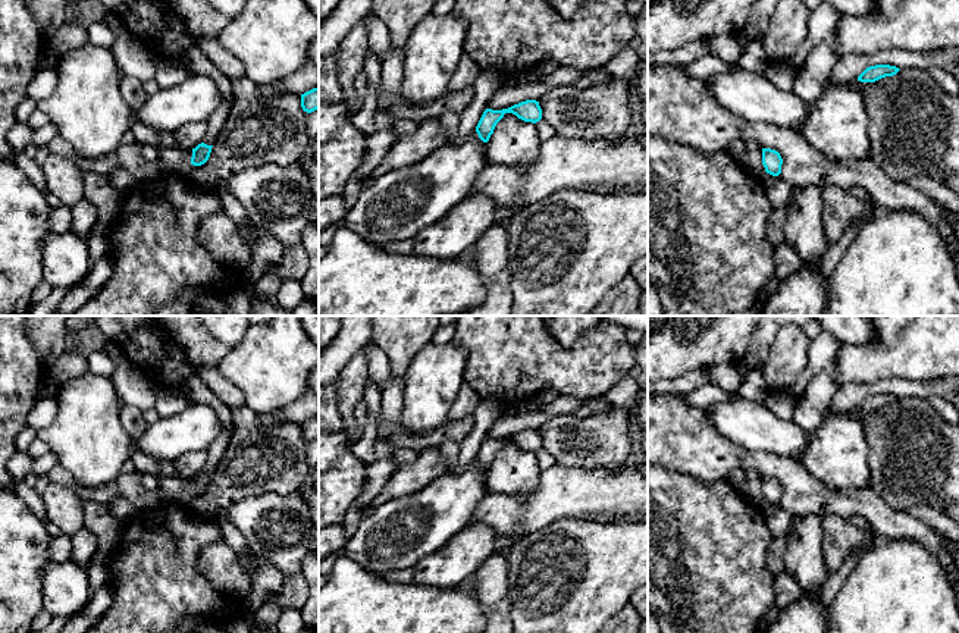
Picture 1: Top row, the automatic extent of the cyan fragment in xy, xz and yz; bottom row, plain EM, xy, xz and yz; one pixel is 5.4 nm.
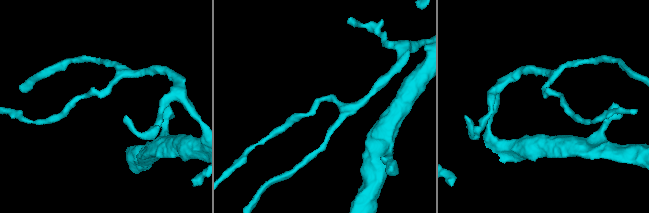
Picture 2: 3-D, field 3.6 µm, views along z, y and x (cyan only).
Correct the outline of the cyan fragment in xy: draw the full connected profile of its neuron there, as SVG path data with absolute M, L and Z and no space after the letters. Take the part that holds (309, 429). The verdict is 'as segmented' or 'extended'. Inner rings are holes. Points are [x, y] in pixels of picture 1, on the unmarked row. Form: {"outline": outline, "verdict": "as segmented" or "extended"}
{"outline": "M313 417L301 423L301 436L307 442L311 442L319 438L319 417Z", "verdict": "as segmented"}

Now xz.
{"outline": "M526 429L502 439L486 438L476 455L476 461L483 471L489 470L496 452L504 446L505 442L513 442L518 448L532 452L542 448L542 438L536 429Z", "verdict": "as segmented"}

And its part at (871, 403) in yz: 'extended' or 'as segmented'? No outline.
as segmented

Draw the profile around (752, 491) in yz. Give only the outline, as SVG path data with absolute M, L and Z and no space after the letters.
M762 477L748 479L745 486L740 489L740 493L745 499L759 507L765 501L762 493Z

